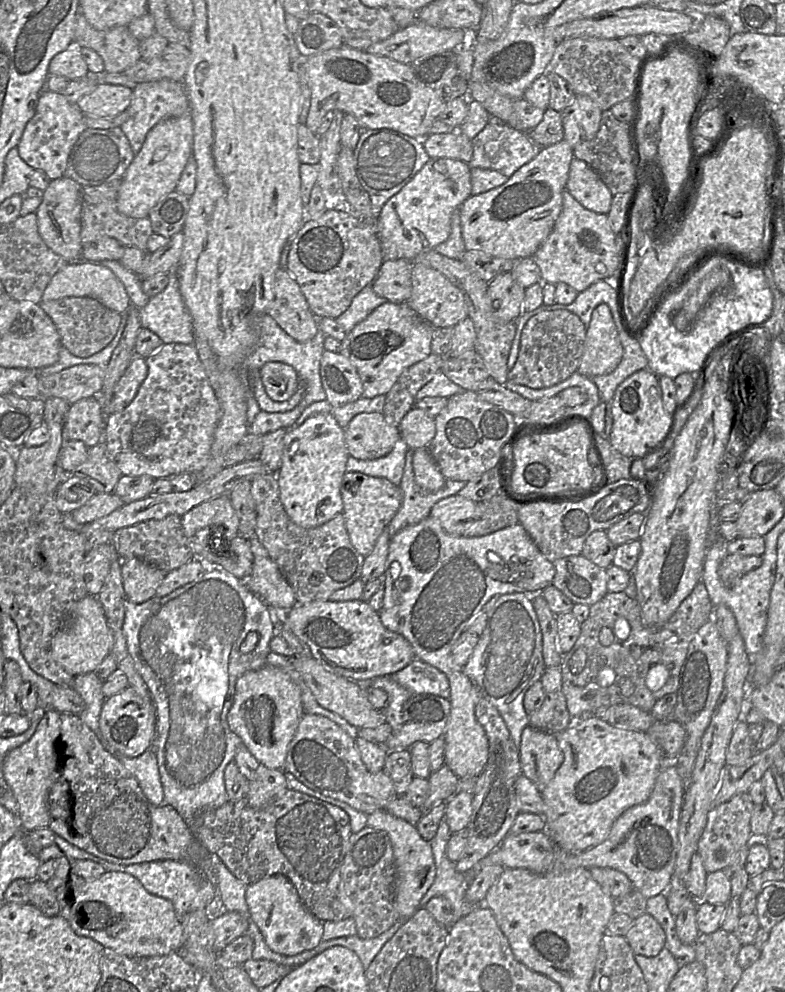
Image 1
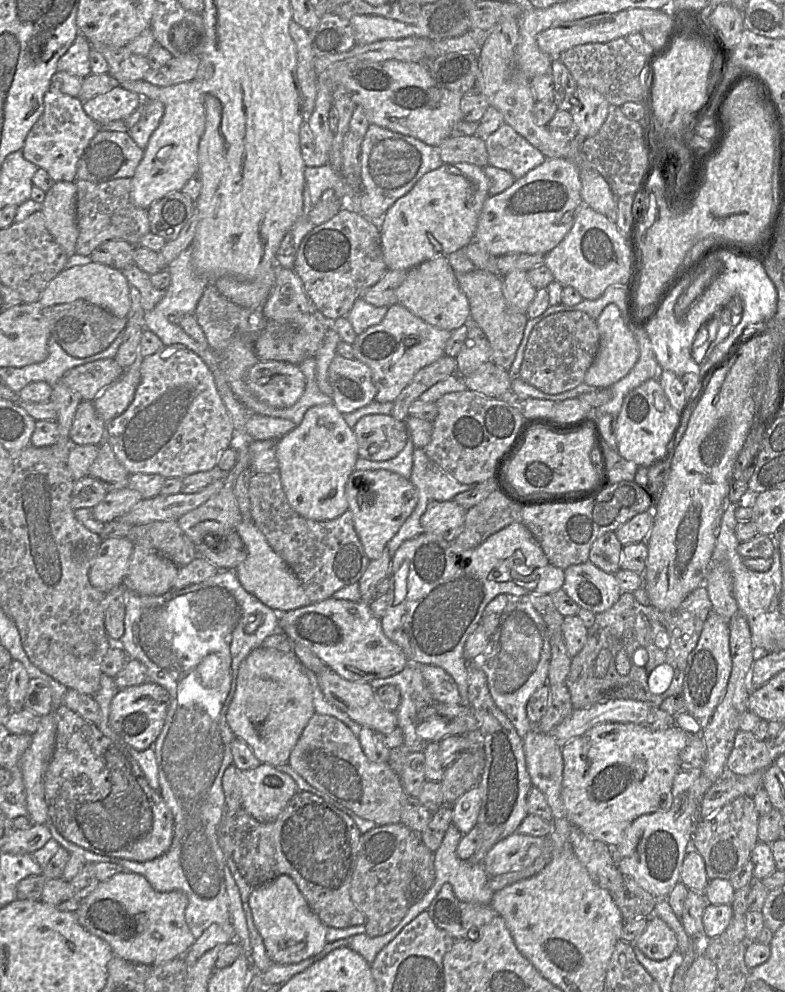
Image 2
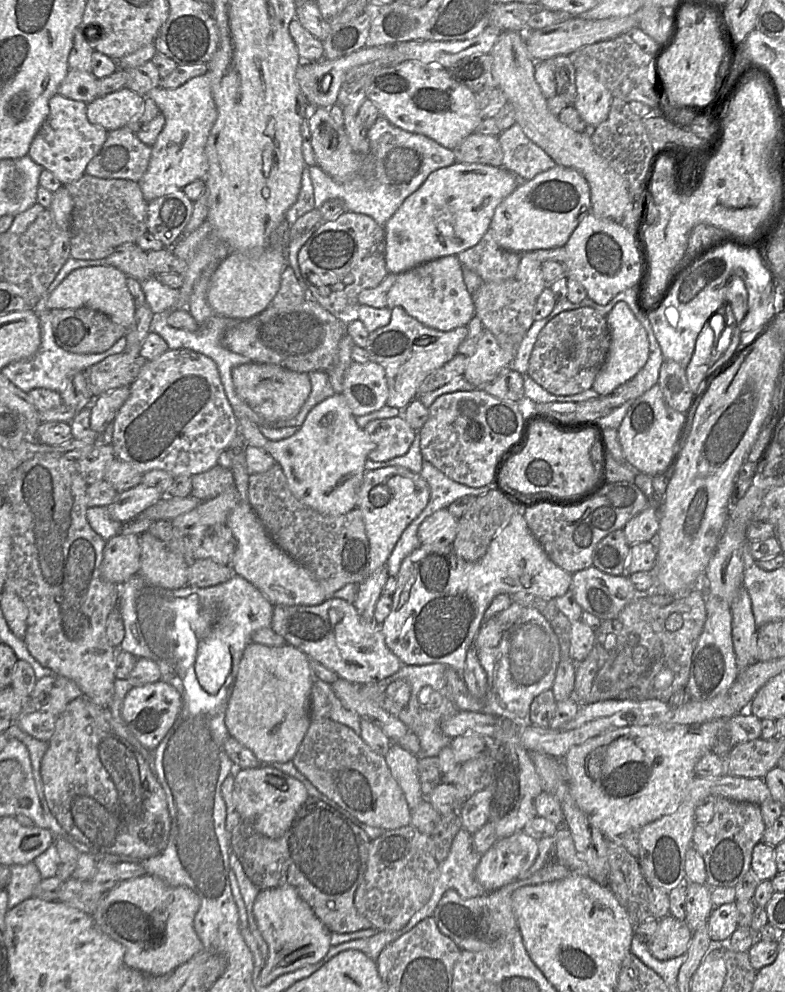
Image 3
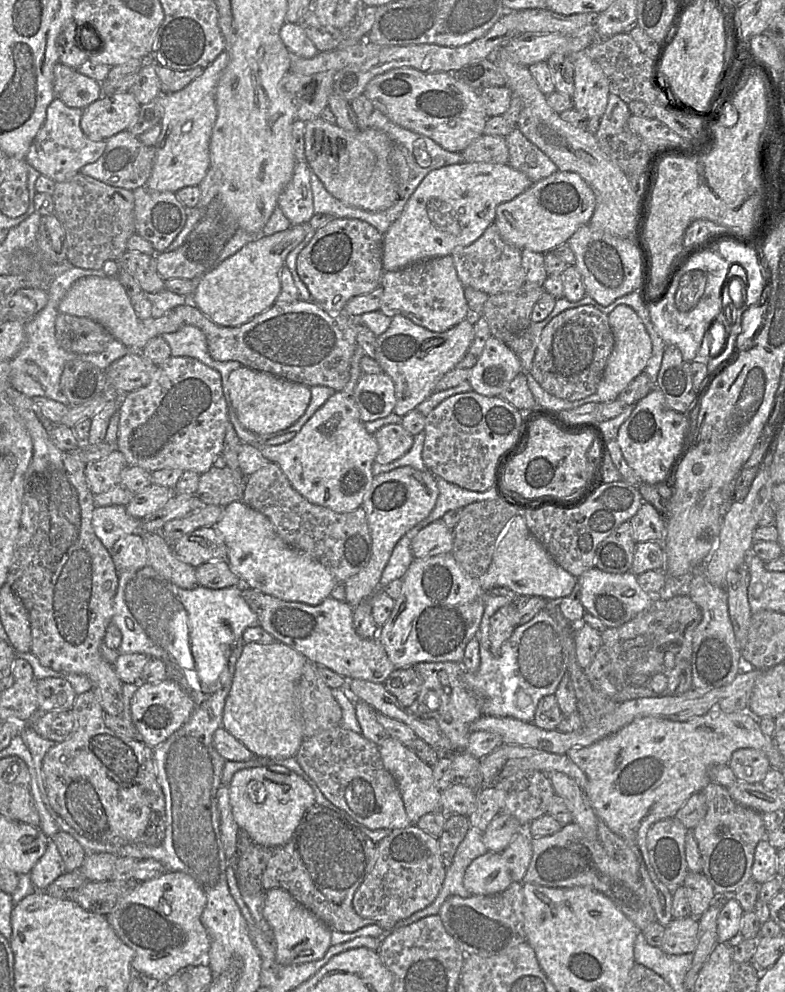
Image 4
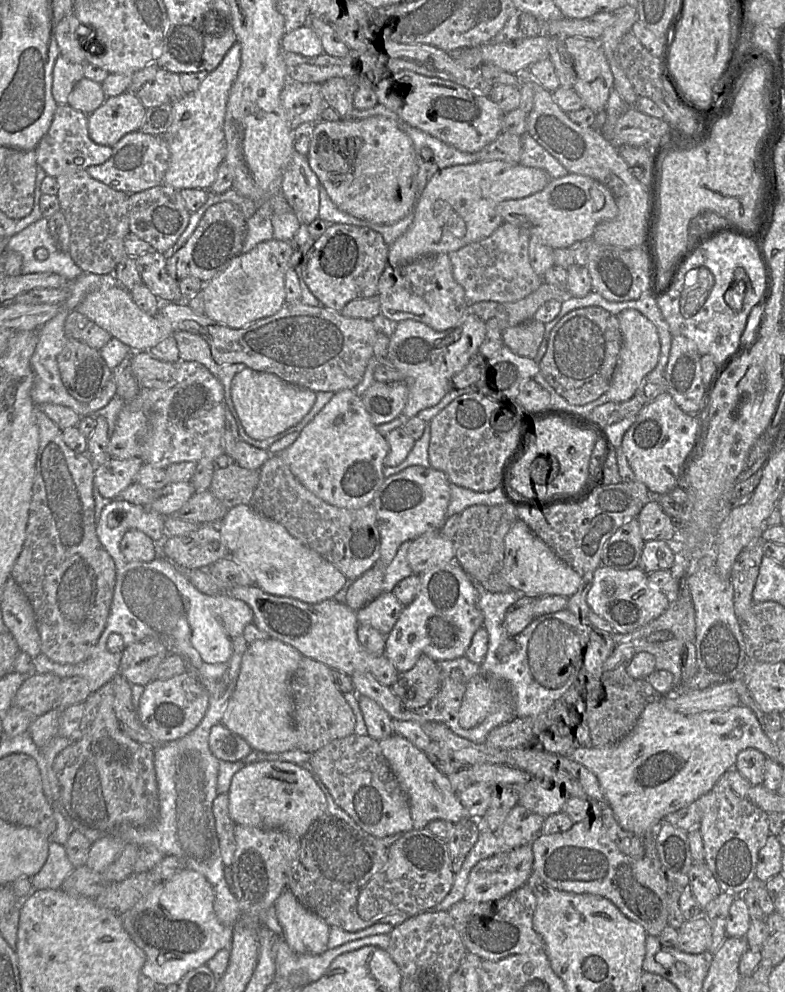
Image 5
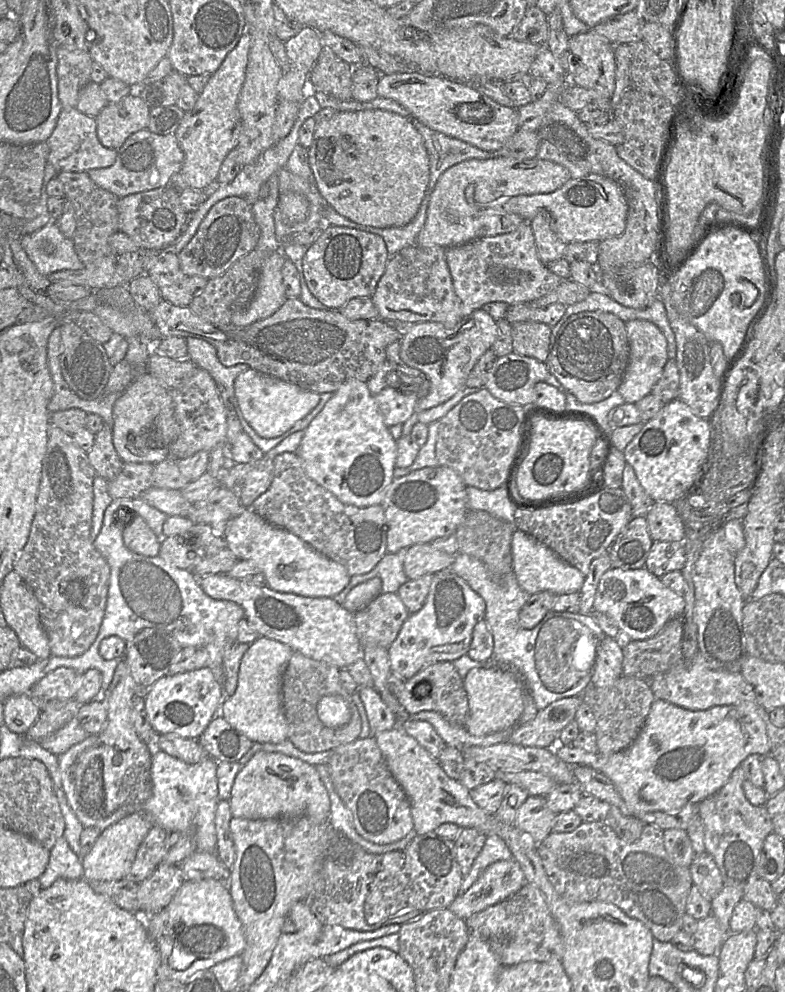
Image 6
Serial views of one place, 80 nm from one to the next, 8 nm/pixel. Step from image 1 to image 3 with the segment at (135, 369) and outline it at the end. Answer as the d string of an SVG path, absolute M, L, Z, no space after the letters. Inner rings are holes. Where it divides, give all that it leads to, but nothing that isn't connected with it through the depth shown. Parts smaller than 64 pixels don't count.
M122 386L95 398L90 404L90 427L99 435L115 419L120 408L129 398L130 386Z

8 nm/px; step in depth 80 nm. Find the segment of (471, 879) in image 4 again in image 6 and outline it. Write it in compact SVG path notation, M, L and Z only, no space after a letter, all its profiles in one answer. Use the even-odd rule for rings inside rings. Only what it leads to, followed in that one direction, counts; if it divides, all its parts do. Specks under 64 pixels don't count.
M514 859L490 864L464 893L455 897L449 909L465 920L516 893L526 883L520 864Z

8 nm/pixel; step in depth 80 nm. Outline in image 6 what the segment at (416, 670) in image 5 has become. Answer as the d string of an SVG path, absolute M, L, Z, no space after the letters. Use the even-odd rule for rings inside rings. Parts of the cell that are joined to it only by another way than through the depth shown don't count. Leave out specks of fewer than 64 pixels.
M438 662L421 669L413 677L404 681L404 687L397 695L397 699L409 715L421 711L435 711L450 723L461 727L464 727L469 714L464 679L452 662Z

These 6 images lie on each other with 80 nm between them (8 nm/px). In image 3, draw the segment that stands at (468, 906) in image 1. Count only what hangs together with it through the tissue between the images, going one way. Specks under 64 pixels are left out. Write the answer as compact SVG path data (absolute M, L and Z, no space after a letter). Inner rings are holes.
M461 828L452 841L448 856L439 863L439 877L432 895L407 922L406 932L433 912L443 894L454 889L462 898L469 899L488 893L475 879L475 869L483 854L472 845L472 834Z

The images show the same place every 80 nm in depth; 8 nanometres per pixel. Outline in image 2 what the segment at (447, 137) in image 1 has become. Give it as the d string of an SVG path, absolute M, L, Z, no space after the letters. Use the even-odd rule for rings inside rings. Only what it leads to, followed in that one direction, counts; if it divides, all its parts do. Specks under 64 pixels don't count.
M476 135L450 136L438 147L443 163L469 163L481 168L489 165L485 141Z

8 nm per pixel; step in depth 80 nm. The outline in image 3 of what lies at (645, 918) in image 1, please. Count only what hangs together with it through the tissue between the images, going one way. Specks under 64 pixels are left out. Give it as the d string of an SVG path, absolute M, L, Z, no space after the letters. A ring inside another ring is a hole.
M667 915L658 920L657 930L647 944L658 960L668 960L687 953L693 931L685 920Z

